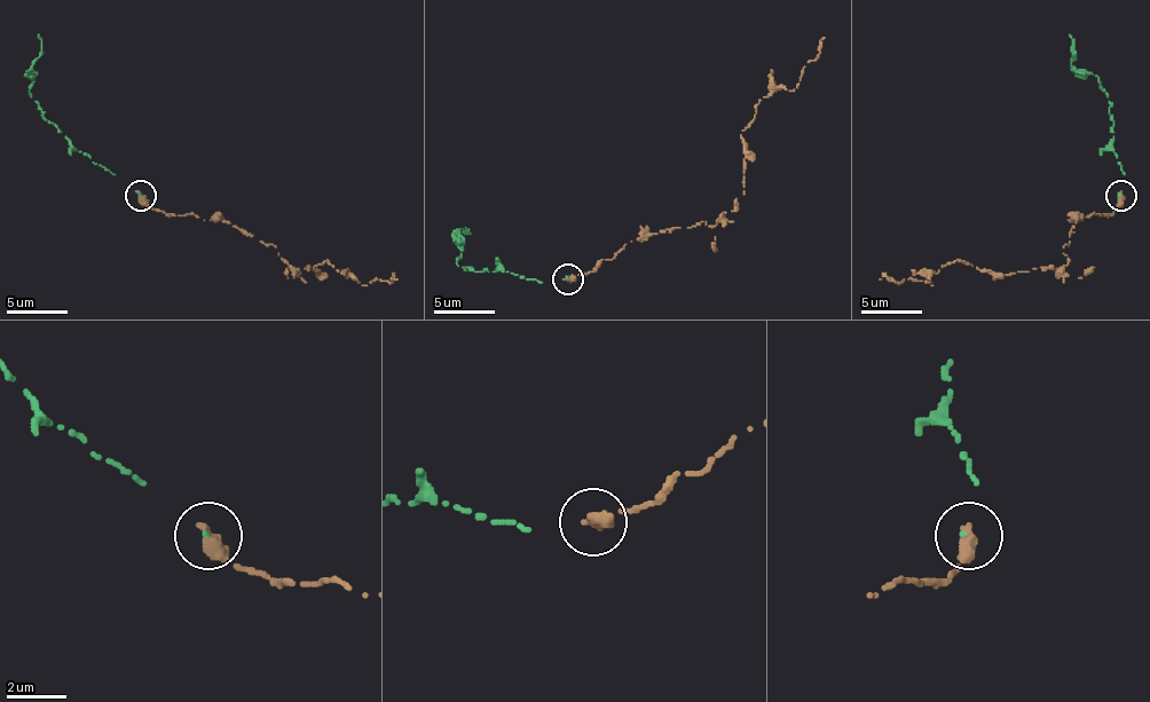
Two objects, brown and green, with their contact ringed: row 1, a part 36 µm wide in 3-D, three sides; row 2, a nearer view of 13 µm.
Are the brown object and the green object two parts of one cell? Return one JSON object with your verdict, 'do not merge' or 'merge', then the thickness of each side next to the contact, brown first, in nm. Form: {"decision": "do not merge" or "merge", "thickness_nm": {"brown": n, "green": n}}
{"decision": "do not merge", "thickness_nm": {"brown": 500, "green": 130}}

